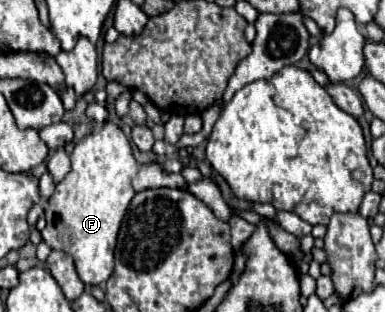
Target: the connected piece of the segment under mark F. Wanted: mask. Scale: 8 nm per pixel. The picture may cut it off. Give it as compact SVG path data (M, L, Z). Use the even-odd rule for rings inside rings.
M106 122L98 132L88 134L74 146L72 170L48 200L42 238L56 250L68 250L74 258L78 278L86 286L102 286L112 276L116 236L128 204L136 194L130 182L138 174L138 168L140 164L134 160L124 132Z

